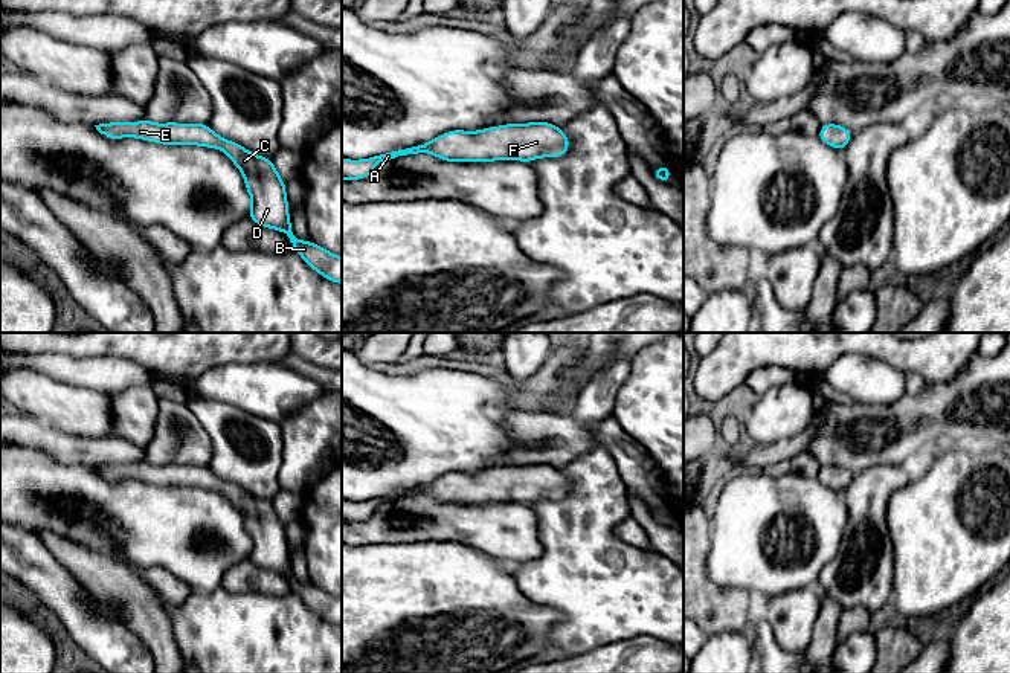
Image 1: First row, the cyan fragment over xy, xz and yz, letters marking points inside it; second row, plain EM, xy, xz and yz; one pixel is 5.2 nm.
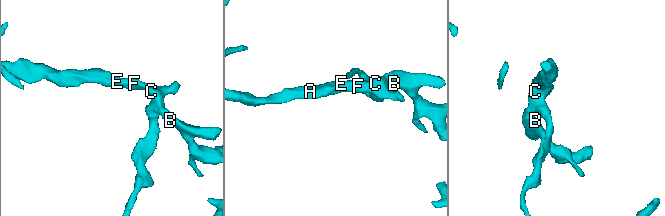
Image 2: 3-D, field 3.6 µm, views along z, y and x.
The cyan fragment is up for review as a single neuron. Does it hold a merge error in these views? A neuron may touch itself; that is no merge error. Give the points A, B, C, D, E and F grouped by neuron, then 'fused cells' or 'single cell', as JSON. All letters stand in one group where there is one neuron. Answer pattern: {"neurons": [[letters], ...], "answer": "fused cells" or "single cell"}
{"neurons": [["A", "B", "C", "D", "E", "F"]], "answer": "single cell"}

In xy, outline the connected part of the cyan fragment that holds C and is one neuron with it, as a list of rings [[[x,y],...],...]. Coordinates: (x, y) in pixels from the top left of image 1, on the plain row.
[[[108,464],[95,467],[108,481],[137,479],[162,487],[198,487],[226,494],[243,514],[252,540],[249,560],[259,568],[282,572],[302,601],[328,623],[342,626],[342,600],[314,586],[301,583],[291,574],[285,523],[272,501],[256,498],[236,484],[218,478],[207,465]]]

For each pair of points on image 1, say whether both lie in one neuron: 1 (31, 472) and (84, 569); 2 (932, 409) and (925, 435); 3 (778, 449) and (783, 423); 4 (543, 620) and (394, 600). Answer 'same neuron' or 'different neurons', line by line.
1: different neurons
2: same neuron
3: different neurons
4: same neuron

